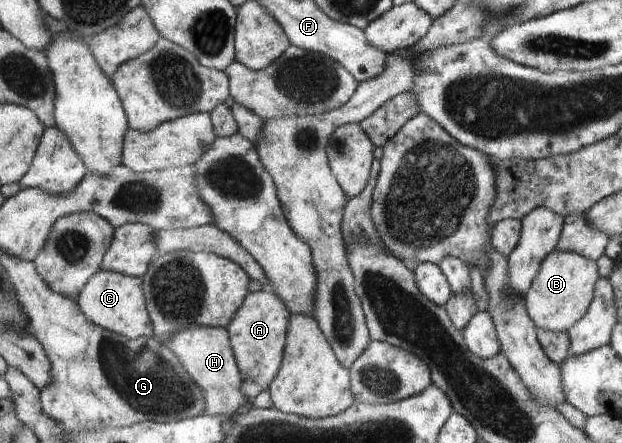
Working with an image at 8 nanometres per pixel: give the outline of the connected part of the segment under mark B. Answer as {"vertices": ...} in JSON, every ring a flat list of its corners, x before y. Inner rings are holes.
{"vertices":[[552,251,543,258,536,276,523,294,523,302,530,320,547,331,567,331,578,322,593,297,594,283,599,277,595,261,572,251]]}

